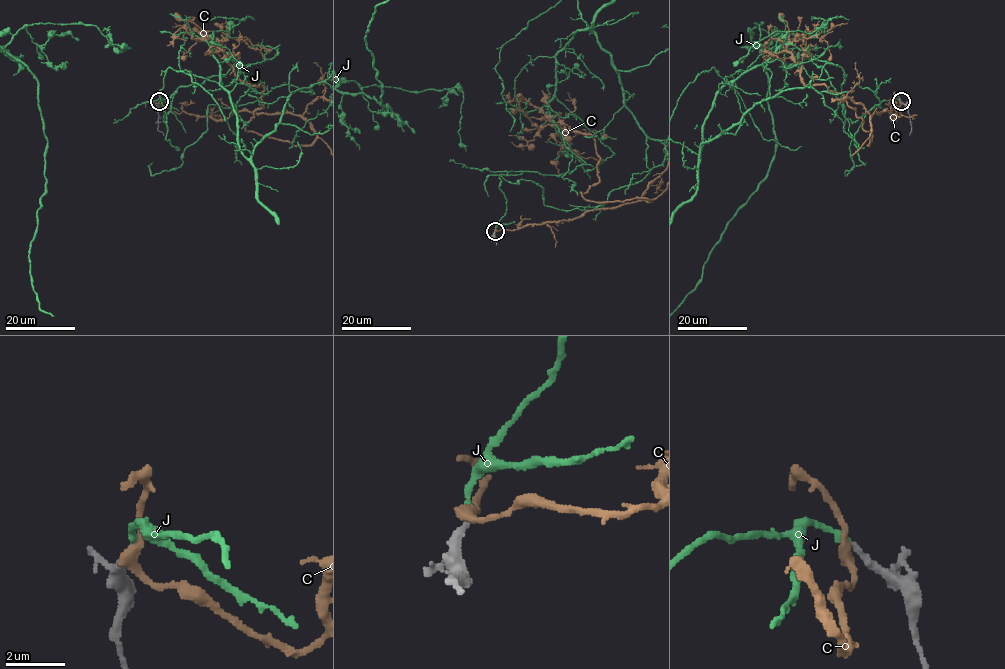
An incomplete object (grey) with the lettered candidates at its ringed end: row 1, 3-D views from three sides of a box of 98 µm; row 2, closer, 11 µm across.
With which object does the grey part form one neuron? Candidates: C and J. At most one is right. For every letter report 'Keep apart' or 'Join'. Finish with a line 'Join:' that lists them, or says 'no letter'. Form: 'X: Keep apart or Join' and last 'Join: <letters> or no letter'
C: Keep apart
J: Join
Join: J

